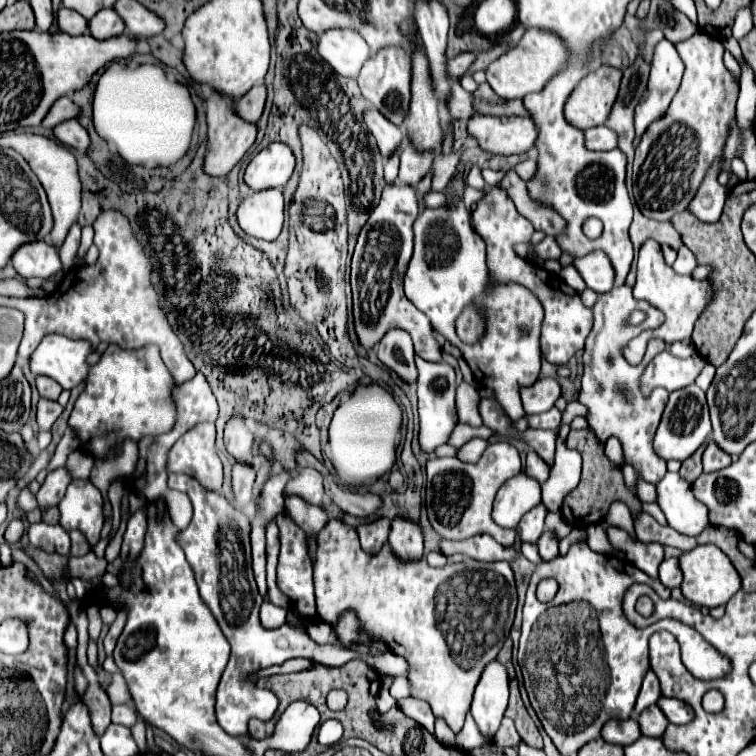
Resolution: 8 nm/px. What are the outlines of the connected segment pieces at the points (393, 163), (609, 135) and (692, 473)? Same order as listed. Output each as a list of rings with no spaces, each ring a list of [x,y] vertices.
[[[392,155],[384,165],[384,179],[387,184],[392,183],[398,175],[398,161],[396,159],[398,159],[398,155]]]
[[[606,126],[593,127],[584,133],[586,133],[586,145],[592,151],[610,151],[618,147],[618,135]]]
[[[704,445],[690,457],[690,459],[686,459],[686,461],[682,461],[682,469],[680,469],[680,475],[686,479],[686,481],[694,481],[700,473],[702,473],[702,461],[700,461],[700,457],[702,457],[702,451],[704,451]]]

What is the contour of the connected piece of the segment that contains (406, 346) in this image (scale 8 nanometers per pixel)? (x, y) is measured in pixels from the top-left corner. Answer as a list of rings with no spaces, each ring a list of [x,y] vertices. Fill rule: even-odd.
[[[390,329],[378,343],[378,359],[392,371],[396,371],[404,381],[416,383],[416,365],[412,339],[404,329]]]

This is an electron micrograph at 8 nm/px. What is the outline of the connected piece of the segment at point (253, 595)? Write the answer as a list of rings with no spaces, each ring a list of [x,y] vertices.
[[[172,473],[168,477],[168,487],[178,489],[186,493],[194,505],[194,517],[192,523],[180,533],[180,545],[186,553],[186,559],[196,575],[196,583],[200,589],[202,599],[214,613],[216,621],[220,623],[228,643],[232,645],[230,661],[224,669],[224,675],[218,685],[216,695],[216,717],[218,725],[228,735],[246,735],[248,733],[248,721],[252,717],[258,719],[270,719],[278,707],[278,699],[268,689],[258,689],[256,685],[248,685],[244,679],[246,675],[272,667],[282,665],[284,661],[292,657],[306,657],[316,659],[322,665],[328,667],[340,667],[352,659],[362,659],[370,667],[374,667],[380,673],[396,673],[406,675],[410,669],[408,661],[388,651],[384,657],[356,657],[356,653],[348,649],[336,649],[334,645],[316,645],[304,631],[292,631],[288,629],[264,629],[260,623],[260,605],[262,595],[258,593],[254,573],[252,573],[252,549],[250,549],[250,517],[234,509],[234,505],[216,491],[206,491],[194,477],[188,477],[184,473]]]

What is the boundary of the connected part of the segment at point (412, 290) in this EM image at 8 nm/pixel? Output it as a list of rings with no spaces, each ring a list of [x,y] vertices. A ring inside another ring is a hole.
[[[452,195],[452,205],[442,205],[438,209],[424,209],[416,223],[414,223],[414,255],[410,259],[406,277],[404,277],[404,291],[406,297],[430,319],[430,325],[436,333],[444,335],[452,345],[456,345],[462,351],[462,357],[470,365],[472,373],[484,381],[484,385],[490,385],[496,393],[496,399],[508,413],[512,421],[518,421],[524,417],[524,409],[520,403],[520,393],[518,389],[522,385],[532,385],[538,379],[540,373],[540,361],[542,361],[542,351],[540,351],[540,325],[544,319],[544,309],[540,305],[540,299],[526,289],[524,285],[518,283],[490,283],[490,269],[486,263],[486,243],[482,237],[474,231],[470,223],[470,213],[464,205],[464,199],[460,195]],[[466,307],[478,307],[478,313],[484,317],[486,329],[480,337],[478,343],[464,343],[456,335],[456,319],[460,317],[462,309]],[[520,327],[528,327],[530,333],[522,335]]]

